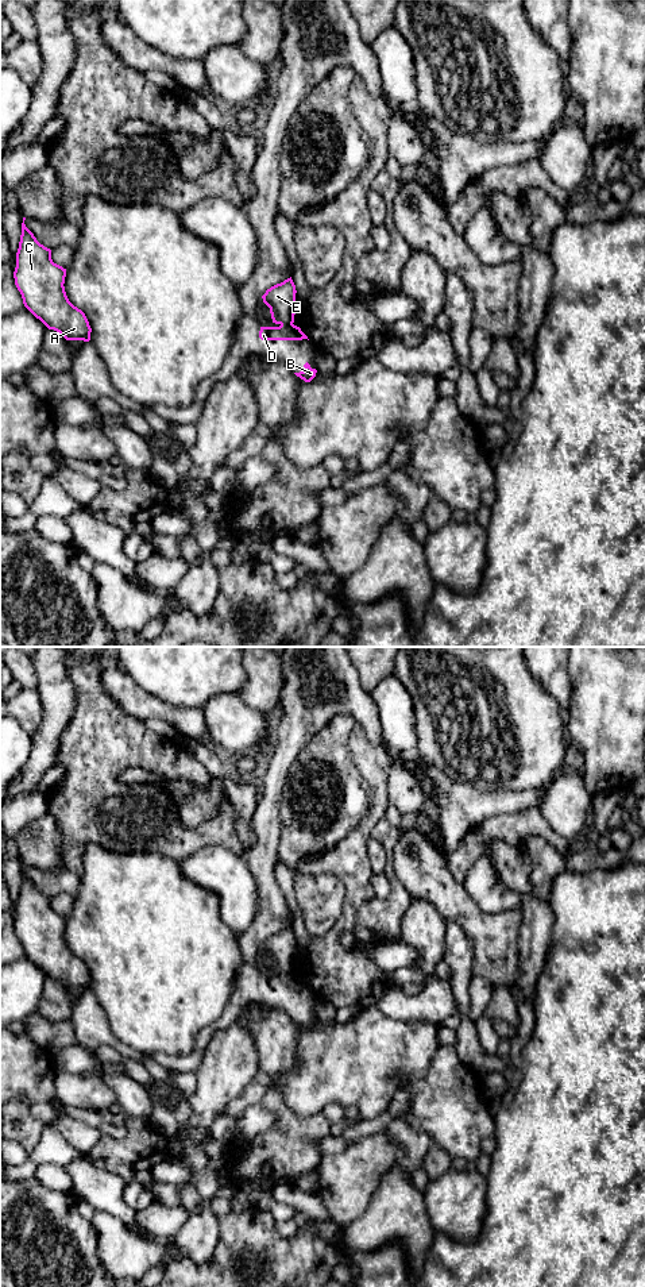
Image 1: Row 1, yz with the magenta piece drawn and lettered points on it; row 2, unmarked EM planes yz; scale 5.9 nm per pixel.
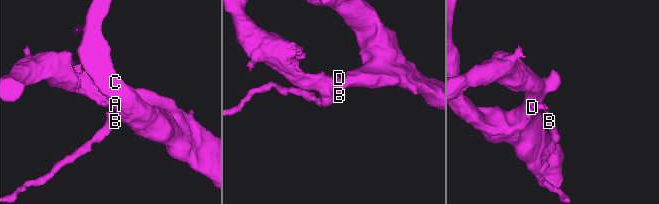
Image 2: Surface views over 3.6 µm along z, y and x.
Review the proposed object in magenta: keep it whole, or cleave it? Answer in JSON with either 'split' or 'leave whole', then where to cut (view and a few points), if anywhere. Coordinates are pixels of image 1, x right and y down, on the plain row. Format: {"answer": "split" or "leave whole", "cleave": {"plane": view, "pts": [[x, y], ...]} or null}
{"answer": "split", "cleave": {"plane": "yz", "pts": [[292, 971], [281, 974]]}}

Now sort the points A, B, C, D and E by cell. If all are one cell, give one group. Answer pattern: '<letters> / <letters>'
A C E / B D

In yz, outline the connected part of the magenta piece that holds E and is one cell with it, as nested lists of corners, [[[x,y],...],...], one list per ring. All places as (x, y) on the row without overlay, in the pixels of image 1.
[[[290,926],[277,932],[262,944],[263,951],[270,956],[273,971],[290,974],[296,963],[296,933]]]

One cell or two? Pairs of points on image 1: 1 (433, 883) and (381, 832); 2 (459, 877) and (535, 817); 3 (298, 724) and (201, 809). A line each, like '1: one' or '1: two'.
1: two
2: one
3: two

